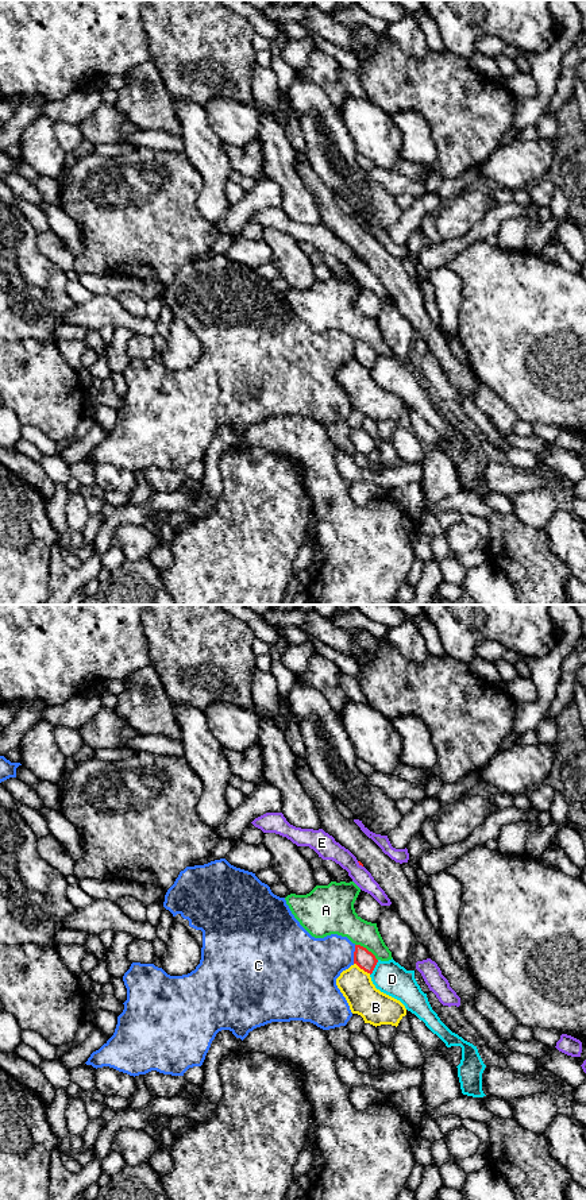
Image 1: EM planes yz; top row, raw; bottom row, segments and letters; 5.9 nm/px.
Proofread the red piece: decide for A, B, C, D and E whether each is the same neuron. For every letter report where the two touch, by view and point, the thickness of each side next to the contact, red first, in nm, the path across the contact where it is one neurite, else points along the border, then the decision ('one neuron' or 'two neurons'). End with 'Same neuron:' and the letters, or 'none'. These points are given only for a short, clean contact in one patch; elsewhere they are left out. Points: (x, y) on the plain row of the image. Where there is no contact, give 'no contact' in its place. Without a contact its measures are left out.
A: yz (366, 344) | 110/200 nm | two neurons
B: yz (362, 363) | 110/200 nm | along yz (354, 358), (370, 369) | two neurons
C: yz (354, 350) | 110/320 nm | two neurons
D: yz (374, 362) | 110/190 nm | two neurons
E: yz (359, 259) | 20/140 nm | along yz (357, 257), (362, 262) | two neurons
Same neuron: none

